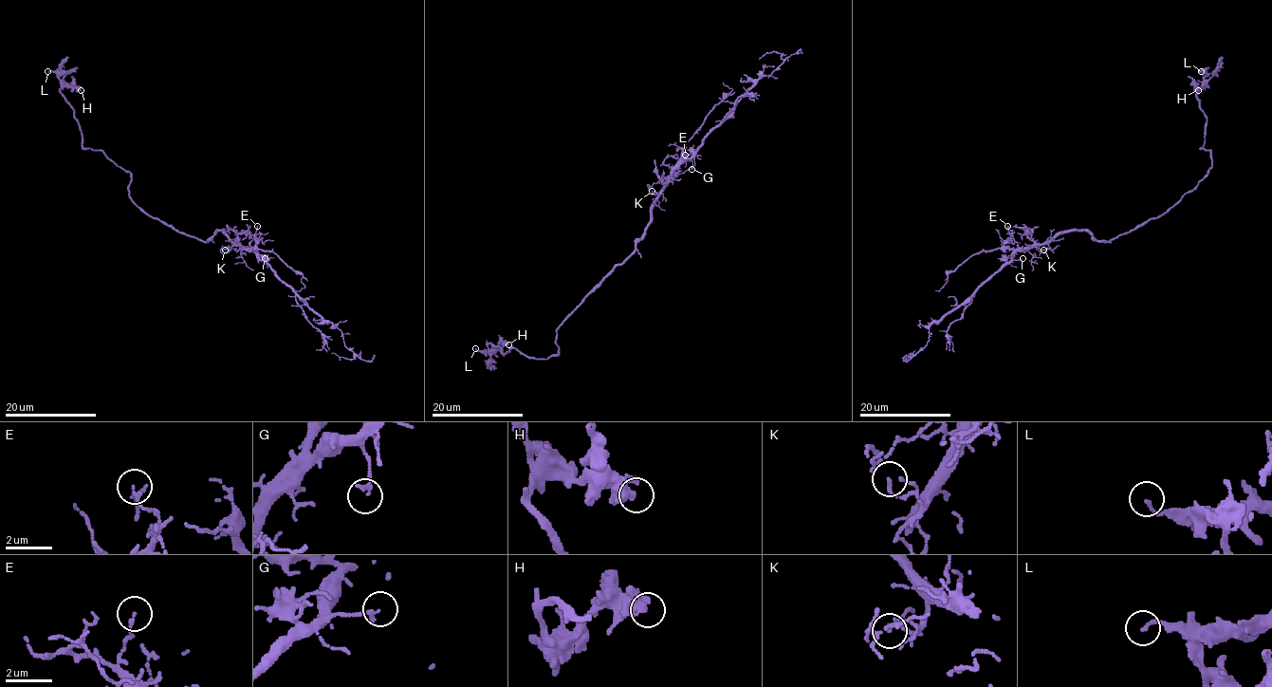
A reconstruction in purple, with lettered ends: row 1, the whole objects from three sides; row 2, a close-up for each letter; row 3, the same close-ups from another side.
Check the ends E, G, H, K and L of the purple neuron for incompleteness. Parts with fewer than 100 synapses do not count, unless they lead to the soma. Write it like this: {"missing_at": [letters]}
{"missing_at": []}

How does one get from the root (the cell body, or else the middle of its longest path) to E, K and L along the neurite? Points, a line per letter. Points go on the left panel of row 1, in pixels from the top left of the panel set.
E: (205, 241), (217, 230), (222, 230), (236, 244), (253, 249), (257, 244), (257, 226)
K: (205, 241), (217, 230), (222, 230), (231, 244), (230, 249), (225, 250)
L: (205, 241), (133, 201), (131, 175), (101, 150), (82, 146), (59, 77), (47, 71)

